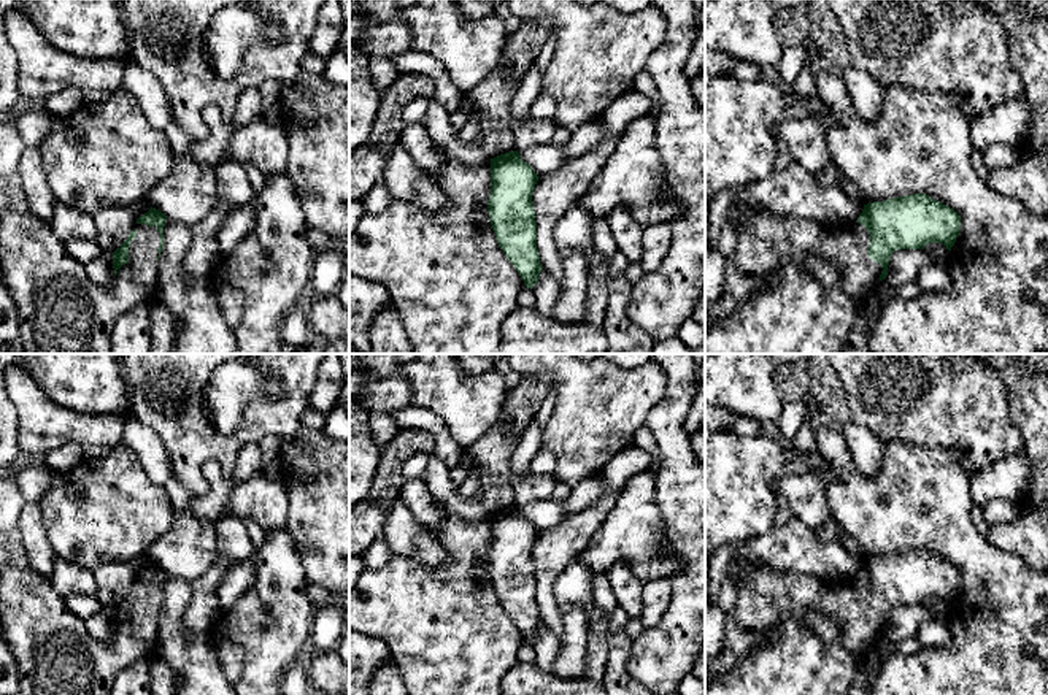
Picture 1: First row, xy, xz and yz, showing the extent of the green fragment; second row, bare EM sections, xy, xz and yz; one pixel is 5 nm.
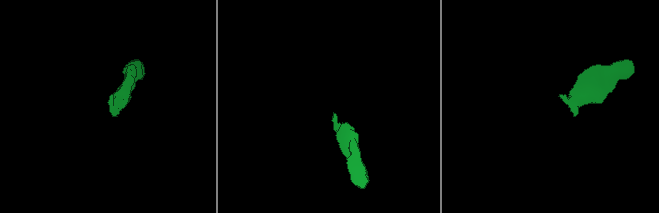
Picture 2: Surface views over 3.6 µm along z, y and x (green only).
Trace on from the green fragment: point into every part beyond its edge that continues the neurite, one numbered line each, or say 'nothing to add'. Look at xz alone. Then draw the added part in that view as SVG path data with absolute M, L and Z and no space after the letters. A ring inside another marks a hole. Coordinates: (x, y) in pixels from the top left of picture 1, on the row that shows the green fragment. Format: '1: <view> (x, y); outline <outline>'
nothing to add

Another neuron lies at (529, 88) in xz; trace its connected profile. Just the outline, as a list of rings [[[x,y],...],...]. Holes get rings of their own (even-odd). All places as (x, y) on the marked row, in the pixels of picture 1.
[[[534,65],[522,75],[519,87],[510,103],[510,113],[514,122],[530,116],[530,106],[541,94],[541,81],[543,73]]]

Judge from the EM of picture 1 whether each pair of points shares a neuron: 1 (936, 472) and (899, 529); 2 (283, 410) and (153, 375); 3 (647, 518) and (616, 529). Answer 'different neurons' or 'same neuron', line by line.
1: same neuron
2: same neuron
3: same neuron

